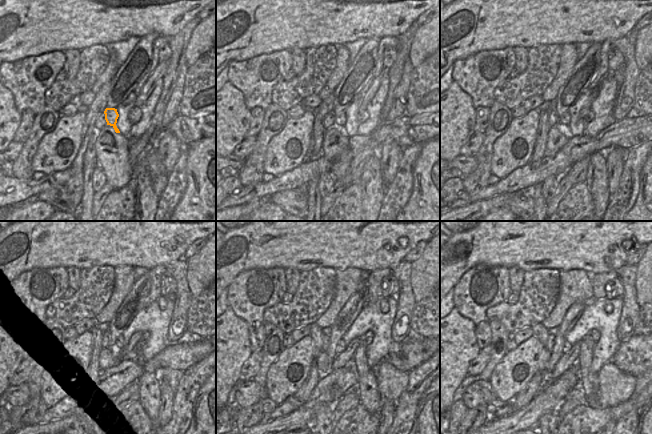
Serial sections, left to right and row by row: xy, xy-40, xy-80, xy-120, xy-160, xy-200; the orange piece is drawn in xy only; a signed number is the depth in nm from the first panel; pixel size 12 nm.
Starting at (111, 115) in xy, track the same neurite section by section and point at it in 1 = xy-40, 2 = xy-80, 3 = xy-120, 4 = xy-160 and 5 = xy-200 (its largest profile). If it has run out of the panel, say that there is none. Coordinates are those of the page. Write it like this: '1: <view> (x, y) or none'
1: xy-40 (340, 119)
2: xy-80 (562, 125)
3: xy-120 (116, 348)
4: xy-160 (341, 346)
5: xy-200 (567, 346)

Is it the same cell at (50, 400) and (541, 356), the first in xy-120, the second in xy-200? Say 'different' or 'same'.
same

